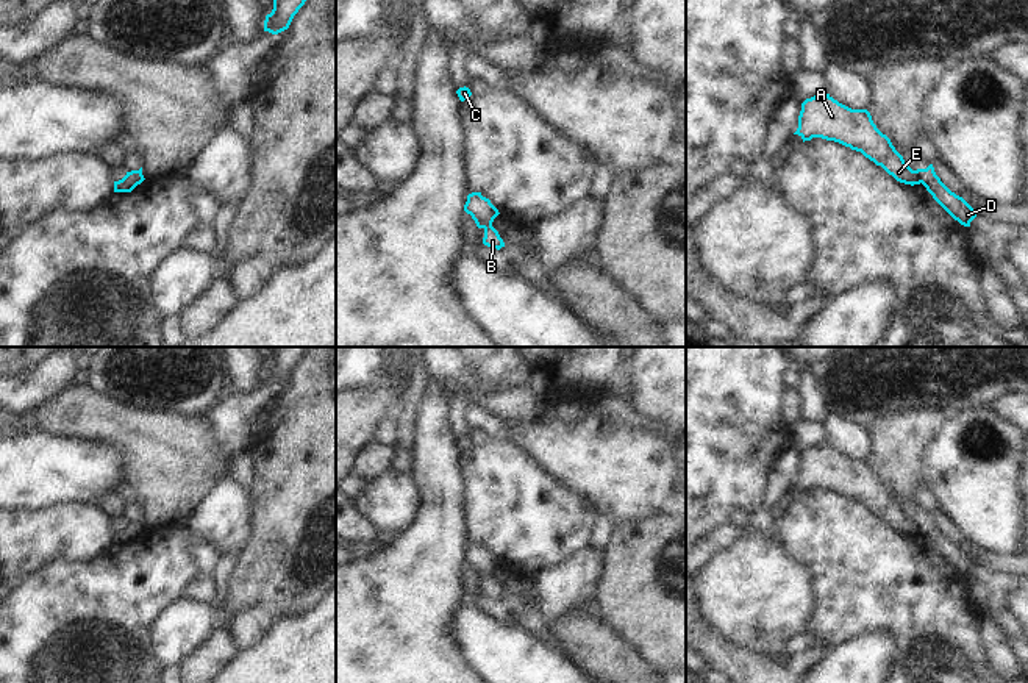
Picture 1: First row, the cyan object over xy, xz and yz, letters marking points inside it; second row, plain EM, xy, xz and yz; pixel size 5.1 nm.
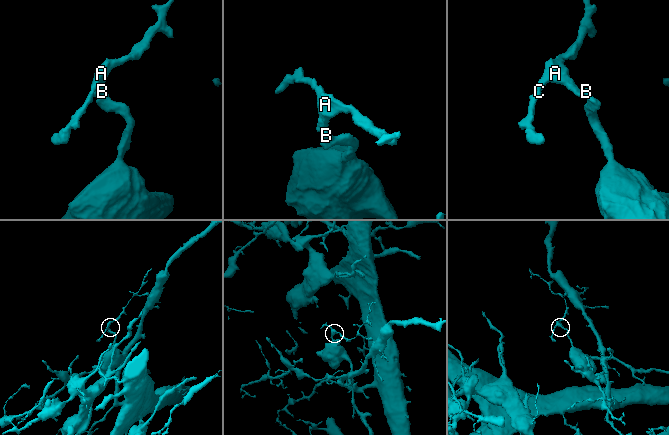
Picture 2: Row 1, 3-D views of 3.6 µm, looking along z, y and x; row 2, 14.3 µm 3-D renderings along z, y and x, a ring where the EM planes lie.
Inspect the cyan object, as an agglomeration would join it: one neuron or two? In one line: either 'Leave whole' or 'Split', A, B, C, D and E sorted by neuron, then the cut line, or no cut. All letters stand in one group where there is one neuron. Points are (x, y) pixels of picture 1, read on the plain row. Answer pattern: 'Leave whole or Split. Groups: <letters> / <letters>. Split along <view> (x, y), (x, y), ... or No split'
Split. Groups: A C E / B D. Split along yz (914, 521), (920, 532)

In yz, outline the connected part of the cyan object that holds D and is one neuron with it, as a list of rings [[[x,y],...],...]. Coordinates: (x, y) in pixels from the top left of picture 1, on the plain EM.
[[[933,514],[926,519],[916,520],[920,533],[933,545],[933,549],[961,575],[970,577],[970,572],[976,567],[973,560],[962,547],[951,542],[936,525]]]

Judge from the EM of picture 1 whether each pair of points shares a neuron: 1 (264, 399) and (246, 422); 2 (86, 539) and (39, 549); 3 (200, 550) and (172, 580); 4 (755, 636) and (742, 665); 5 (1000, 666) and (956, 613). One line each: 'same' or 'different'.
1: same
2: same
3: different
4: different
5: different

